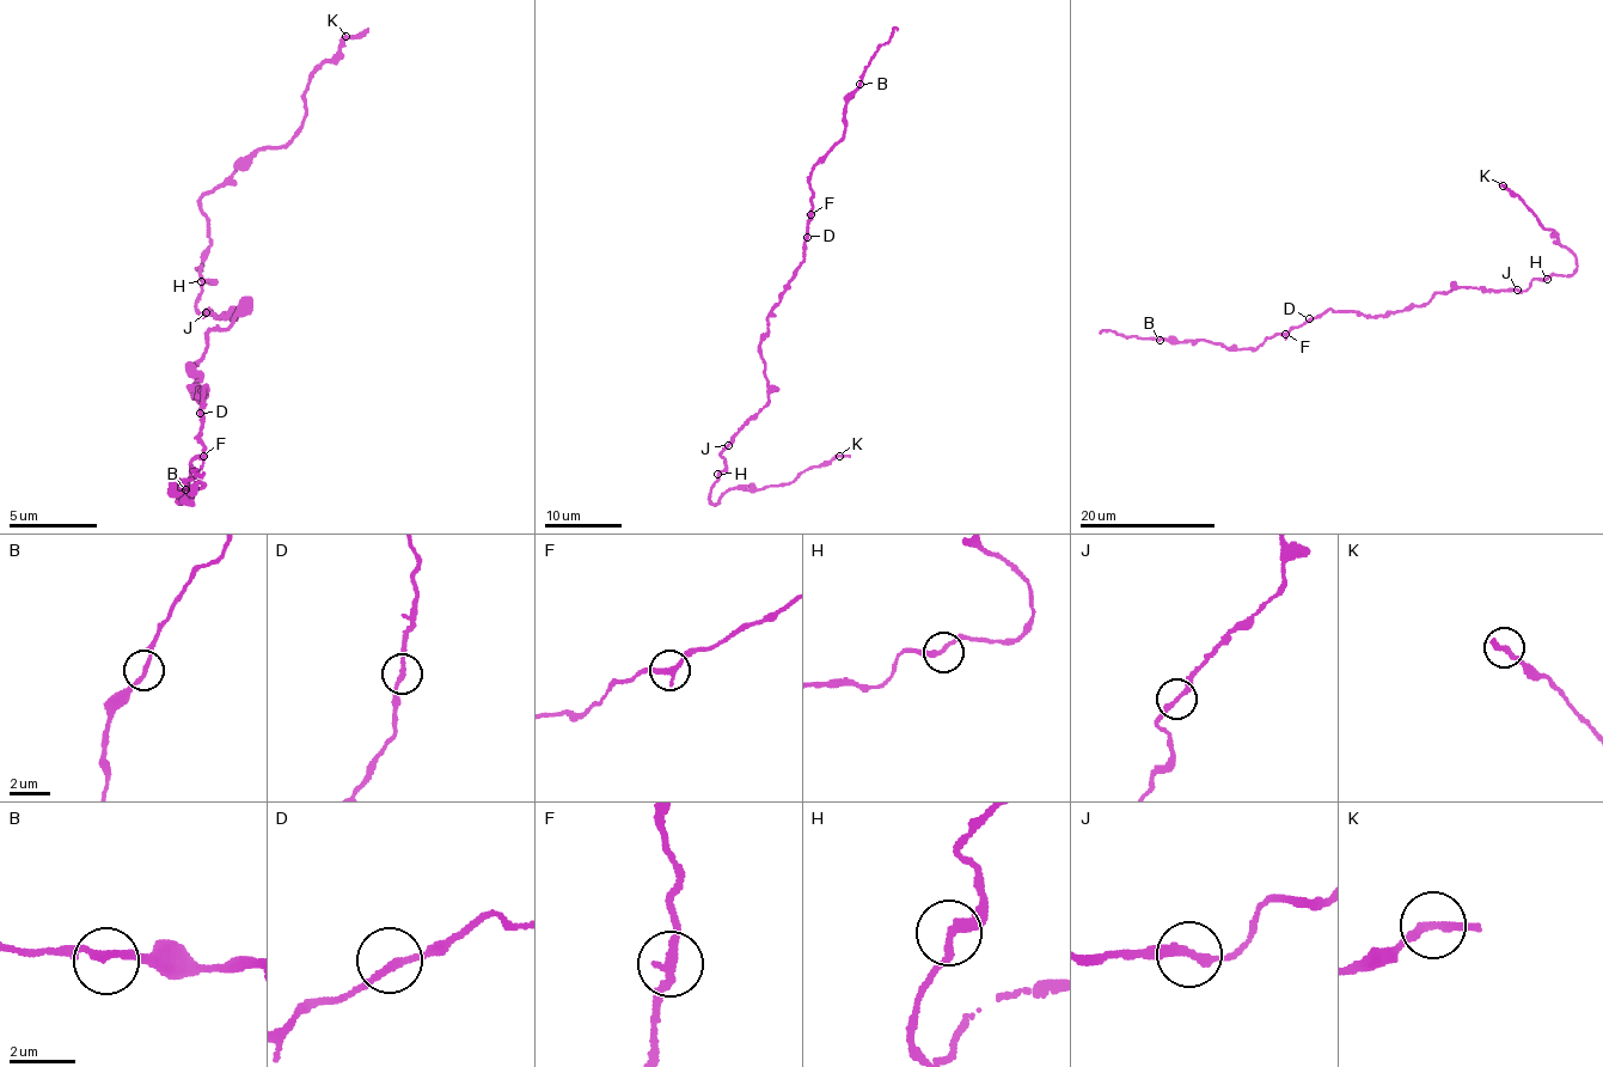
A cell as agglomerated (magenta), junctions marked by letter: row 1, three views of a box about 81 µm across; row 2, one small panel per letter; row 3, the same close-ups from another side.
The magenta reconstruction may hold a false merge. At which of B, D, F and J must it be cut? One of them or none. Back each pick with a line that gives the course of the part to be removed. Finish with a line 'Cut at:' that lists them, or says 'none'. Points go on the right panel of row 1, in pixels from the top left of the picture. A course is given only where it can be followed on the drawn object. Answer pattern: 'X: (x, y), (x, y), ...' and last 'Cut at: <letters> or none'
Cut at: none

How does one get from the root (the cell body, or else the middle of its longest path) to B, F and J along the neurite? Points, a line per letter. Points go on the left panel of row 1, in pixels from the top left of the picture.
B: (194, 369), (196, 401), (208, 384), (203, 456), (175, 500), (203, 483), (172, 492), (185, 489)
F: (194, 369), (199, 383), (185, 384), (196, 401), (208, 384), (195, 437), (203, 456)
J: (194, 369), (209, 330), (233, 324), (233, 315), (248, 309), (230, 308), (226, 315), (207, 311)

